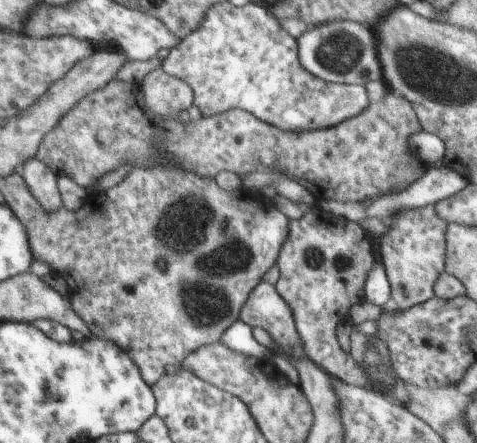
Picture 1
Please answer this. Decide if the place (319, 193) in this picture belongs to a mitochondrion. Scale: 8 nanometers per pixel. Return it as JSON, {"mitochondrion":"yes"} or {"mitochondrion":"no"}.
{"mitochondrion":"no"}

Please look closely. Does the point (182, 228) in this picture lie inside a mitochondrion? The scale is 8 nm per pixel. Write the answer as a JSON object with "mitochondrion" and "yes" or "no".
{"mitochondrion":"yes"}

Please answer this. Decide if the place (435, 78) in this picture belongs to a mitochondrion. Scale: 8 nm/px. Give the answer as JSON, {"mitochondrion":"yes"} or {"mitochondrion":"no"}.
{"mitochondrion":"yes"}

